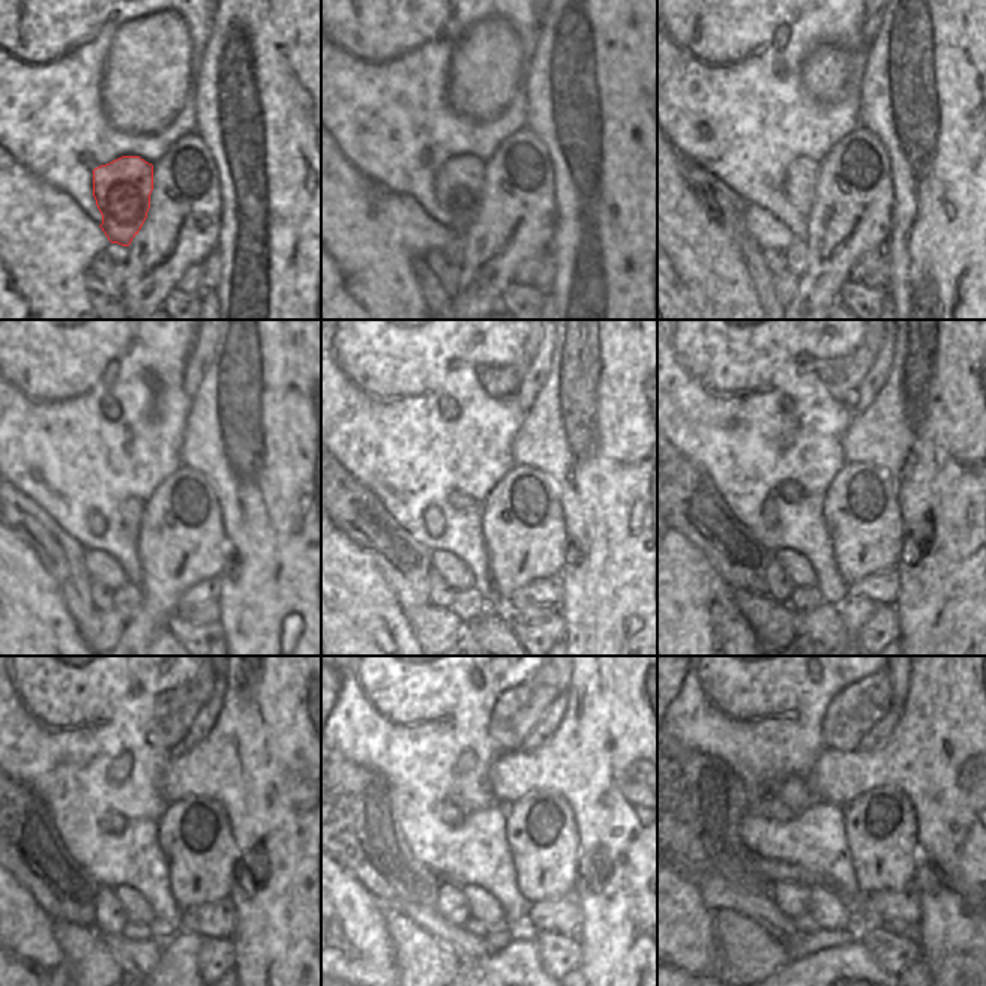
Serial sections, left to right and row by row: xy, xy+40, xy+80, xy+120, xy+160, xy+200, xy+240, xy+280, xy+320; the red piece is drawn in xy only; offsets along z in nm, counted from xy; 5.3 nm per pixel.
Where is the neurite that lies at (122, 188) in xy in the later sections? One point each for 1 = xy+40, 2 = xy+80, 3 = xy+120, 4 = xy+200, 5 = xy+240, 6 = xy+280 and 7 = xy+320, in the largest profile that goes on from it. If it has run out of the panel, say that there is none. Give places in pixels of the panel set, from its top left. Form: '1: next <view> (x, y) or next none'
1: next xy+40 (459, 182)
2: next xy+80 (800, 185)
3: next xy+120 (131, 509)
4: next xy+200 (790, 491)
5: next xy+240 (114, 823)
6: next xy+280 (450, 815)
7: next xy+320 (769, 808)

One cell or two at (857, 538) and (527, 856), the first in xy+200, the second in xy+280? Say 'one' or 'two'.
one

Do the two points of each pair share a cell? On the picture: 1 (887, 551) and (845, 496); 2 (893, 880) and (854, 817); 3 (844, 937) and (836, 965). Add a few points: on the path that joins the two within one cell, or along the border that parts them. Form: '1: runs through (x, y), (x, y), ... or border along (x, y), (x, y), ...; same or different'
1: runs through (874, 538), (866, 530), (859, 509); same
2: runs through (886, 863), (883, 848), (868, 832); same
3: border along (857, 935), (838, 947), (827, 947), (806, 955); different

